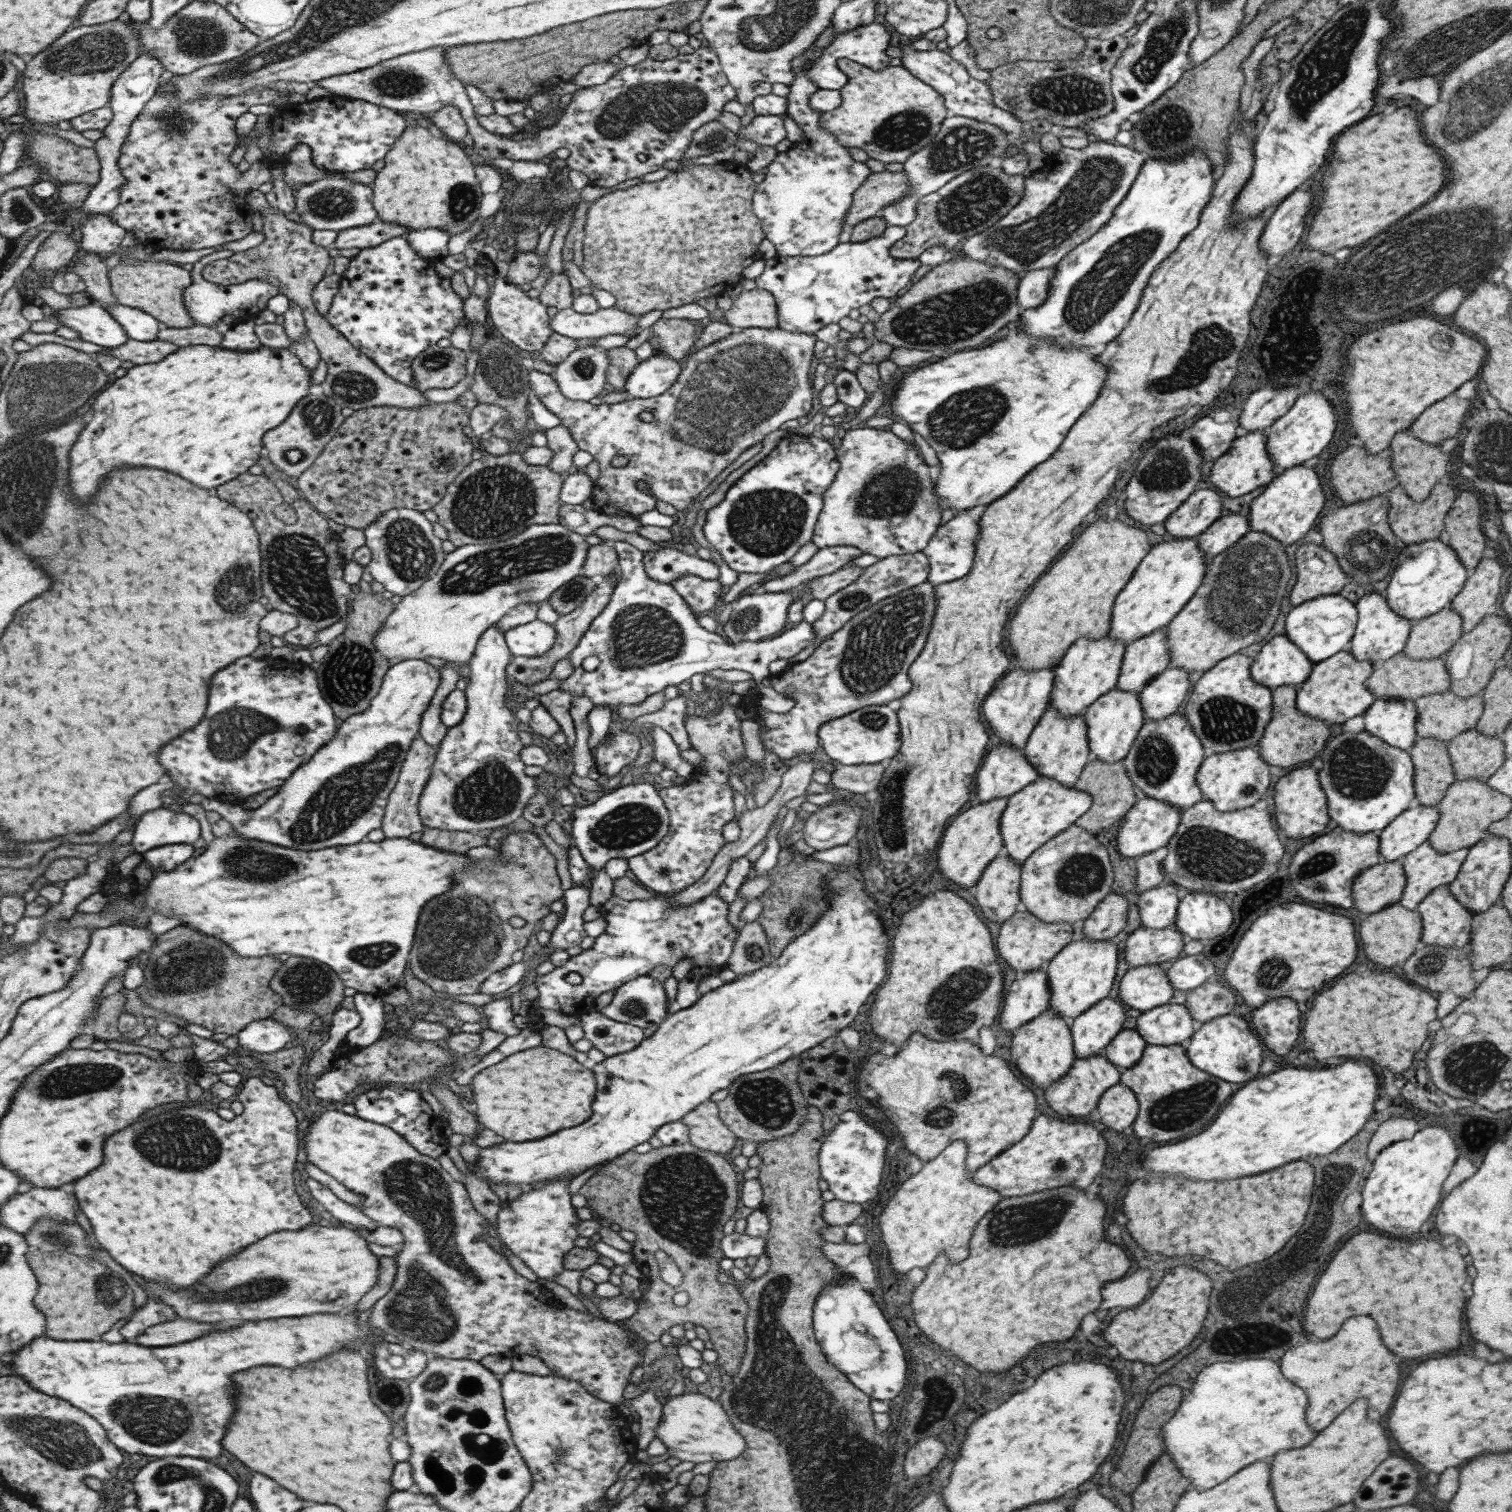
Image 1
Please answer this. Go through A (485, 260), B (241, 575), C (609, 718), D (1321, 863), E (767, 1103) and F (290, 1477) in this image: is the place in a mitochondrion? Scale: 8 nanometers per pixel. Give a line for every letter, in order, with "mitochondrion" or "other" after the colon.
A: other
B: mitochondrion
C: other
D: mitochondrion
E: mitochondrion
F: other

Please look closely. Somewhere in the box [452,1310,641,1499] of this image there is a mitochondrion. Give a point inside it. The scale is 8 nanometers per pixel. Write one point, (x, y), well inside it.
(505, 1469)

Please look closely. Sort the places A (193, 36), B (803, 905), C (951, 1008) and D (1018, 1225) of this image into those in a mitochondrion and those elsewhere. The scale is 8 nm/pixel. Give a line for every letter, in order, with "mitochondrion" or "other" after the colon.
A: mitochondrion
B: mitochondrion
C: mitochondrion
D: mitochondrion

